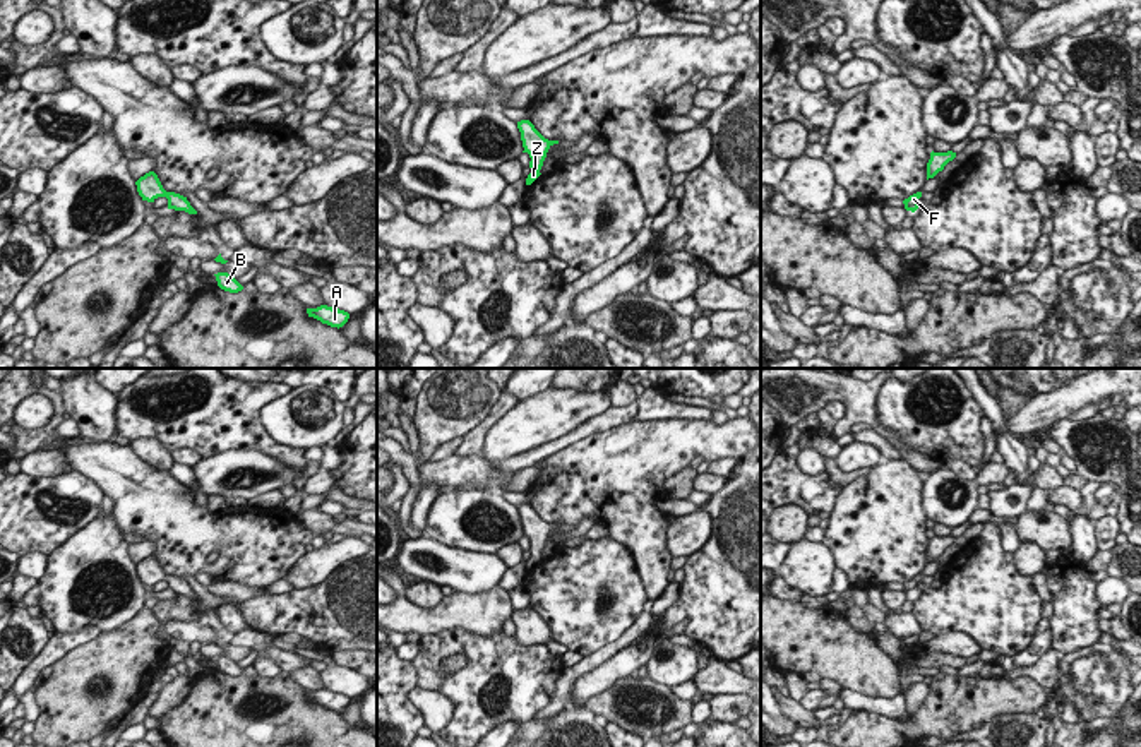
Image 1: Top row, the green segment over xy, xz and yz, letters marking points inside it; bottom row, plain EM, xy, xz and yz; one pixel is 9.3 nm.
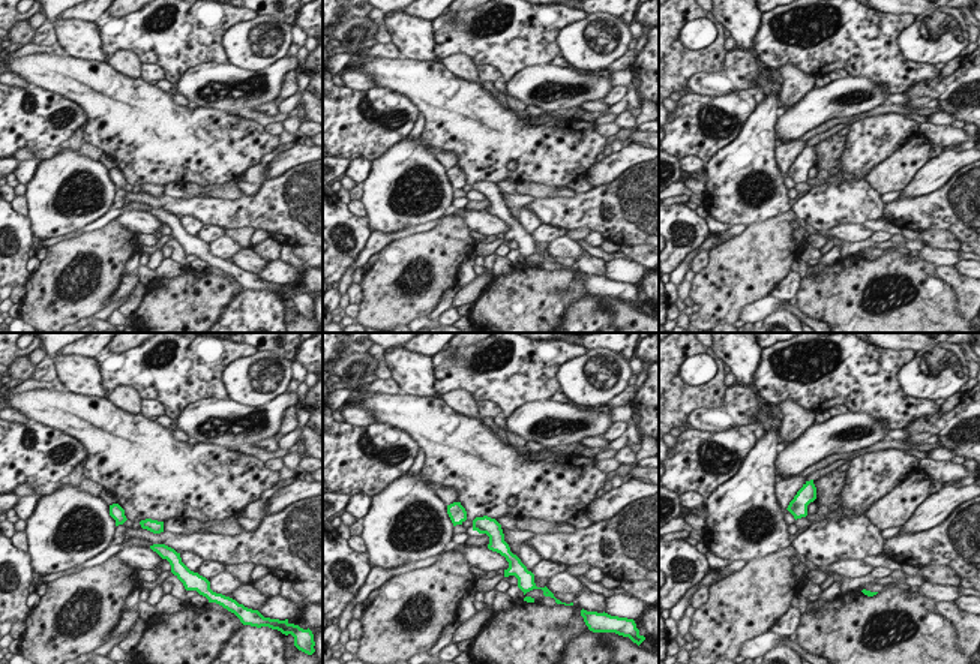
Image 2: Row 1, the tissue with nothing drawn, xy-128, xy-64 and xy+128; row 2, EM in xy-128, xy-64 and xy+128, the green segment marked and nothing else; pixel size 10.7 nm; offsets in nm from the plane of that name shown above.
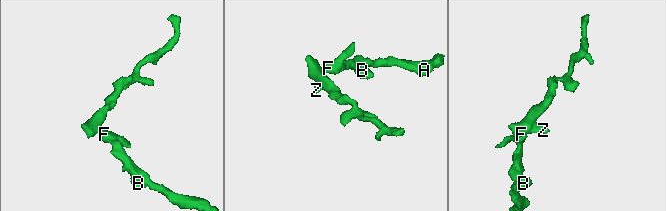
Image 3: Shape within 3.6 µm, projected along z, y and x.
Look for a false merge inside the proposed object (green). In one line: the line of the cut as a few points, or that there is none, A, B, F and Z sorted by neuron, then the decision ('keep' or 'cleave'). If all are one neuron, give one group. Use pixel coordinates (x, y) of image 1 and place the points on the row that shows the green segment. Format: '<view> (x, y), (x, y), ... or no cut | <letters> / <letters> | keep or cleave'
no cut | A B F Z | keep

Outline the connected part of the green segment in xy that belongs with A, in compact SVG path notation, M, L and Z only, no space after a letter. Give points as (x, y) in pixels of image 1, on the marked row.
M320 305L317 308L307 308L307 314L308 314L308 317L314 317L314 319L320 320L322 324L327 324L327 326L338 327L338 329L343 327L349 319L348 312L332 308L327 305Z

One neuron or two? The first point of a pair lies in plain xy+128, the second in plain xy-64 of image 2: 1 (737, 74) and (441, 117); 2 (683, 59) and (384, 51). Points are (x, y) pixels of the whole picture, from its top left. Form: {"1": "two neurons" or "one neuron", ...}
{"1": "two neurons", "2": "two neurons"}

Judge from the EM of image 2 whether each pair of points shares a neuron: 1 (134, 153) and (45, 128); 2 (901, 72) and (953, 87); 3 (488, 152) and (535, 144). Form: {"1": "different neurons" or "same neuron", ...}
{"1": "different neurons", "2": "different neurons", "3": "same neuron"}

